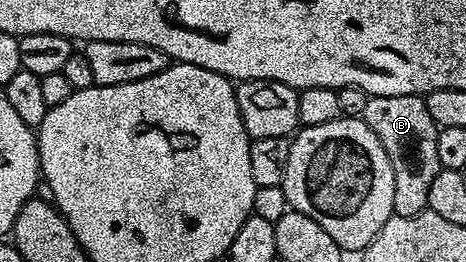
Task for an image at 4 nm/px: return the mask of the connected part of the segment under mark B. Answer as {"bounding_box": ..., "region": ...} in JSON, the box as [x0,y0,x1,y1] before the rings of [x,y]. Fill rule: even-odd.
{"bounding_box":[360,96,442,216],"region":[[[370,96],[360,119],[383,142],[387,158],[395,170],[395,216],[414,216],[428,209],[427,193],[431,191],[431,182],[435,174],[442,170],[439,153],[435,147],[437,141],[437,123],[427,114],[424,99],[419,96]]]}

